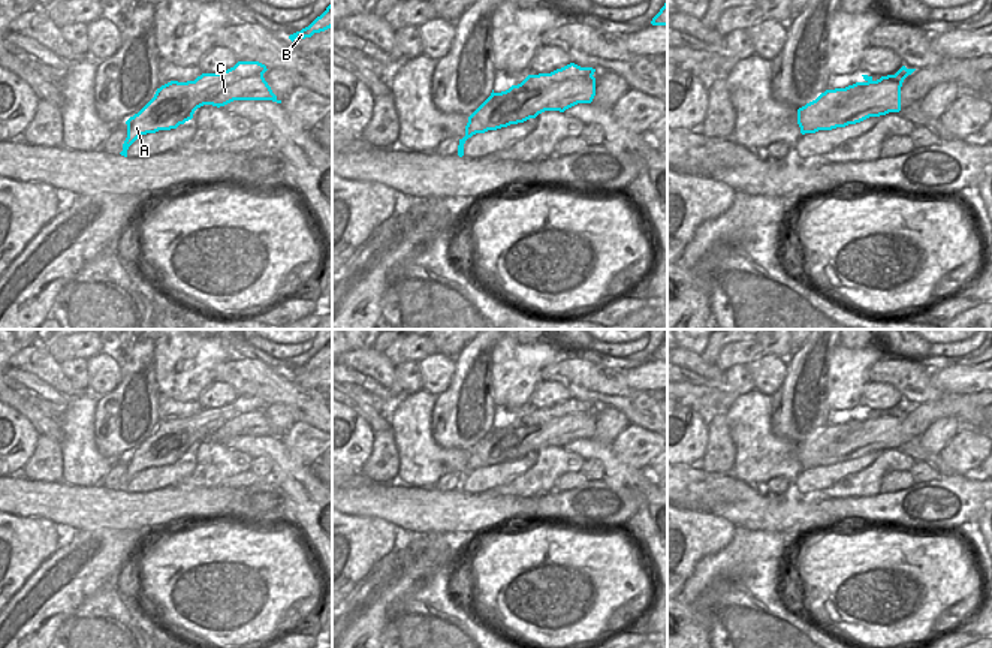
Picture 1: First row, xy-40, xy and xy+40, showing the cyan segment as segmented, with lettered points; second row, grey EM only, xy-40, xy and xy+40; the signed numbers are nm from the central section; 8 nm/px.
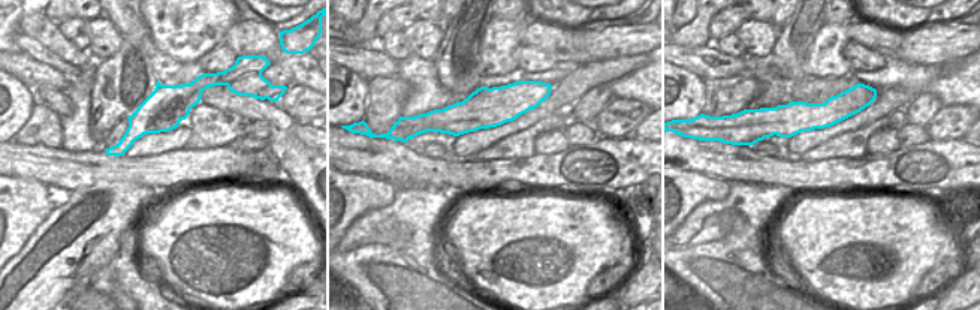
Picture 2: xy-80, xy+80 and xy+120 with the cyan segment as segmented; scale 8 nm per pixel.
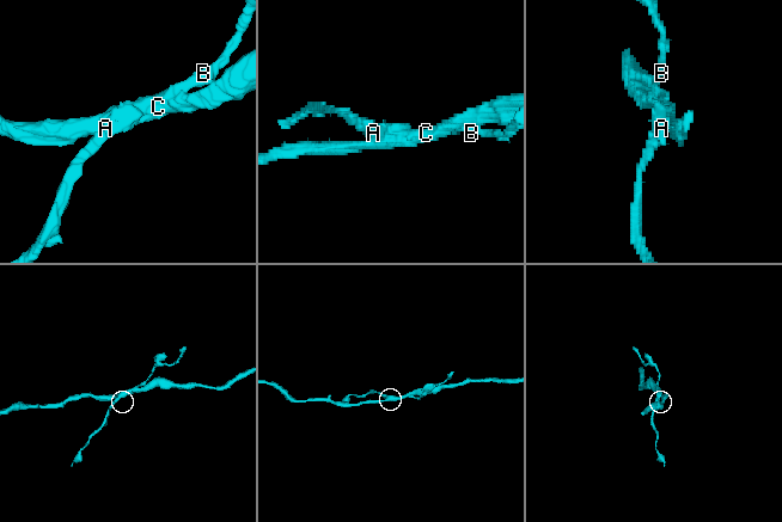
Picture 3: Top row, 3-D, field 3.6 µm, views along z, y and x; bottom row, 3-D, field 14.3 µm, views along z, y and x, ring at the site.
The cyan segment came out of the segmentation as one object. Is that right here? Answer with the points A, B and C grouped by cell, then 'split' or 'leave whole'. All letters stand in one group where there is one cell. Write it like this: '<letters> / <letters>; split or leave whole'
A B / C; split

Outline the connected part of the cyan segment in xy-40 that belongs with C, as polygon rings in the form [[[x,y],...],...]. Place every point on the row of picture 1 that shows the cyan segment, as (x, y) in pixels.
[[[257,75],[257,76],[245,76],[224,87],[206,105],[220,108],[233,100],[272,100],[281,103],[281,100],[278,100],[277,96],[272,93],[263,75]]]

